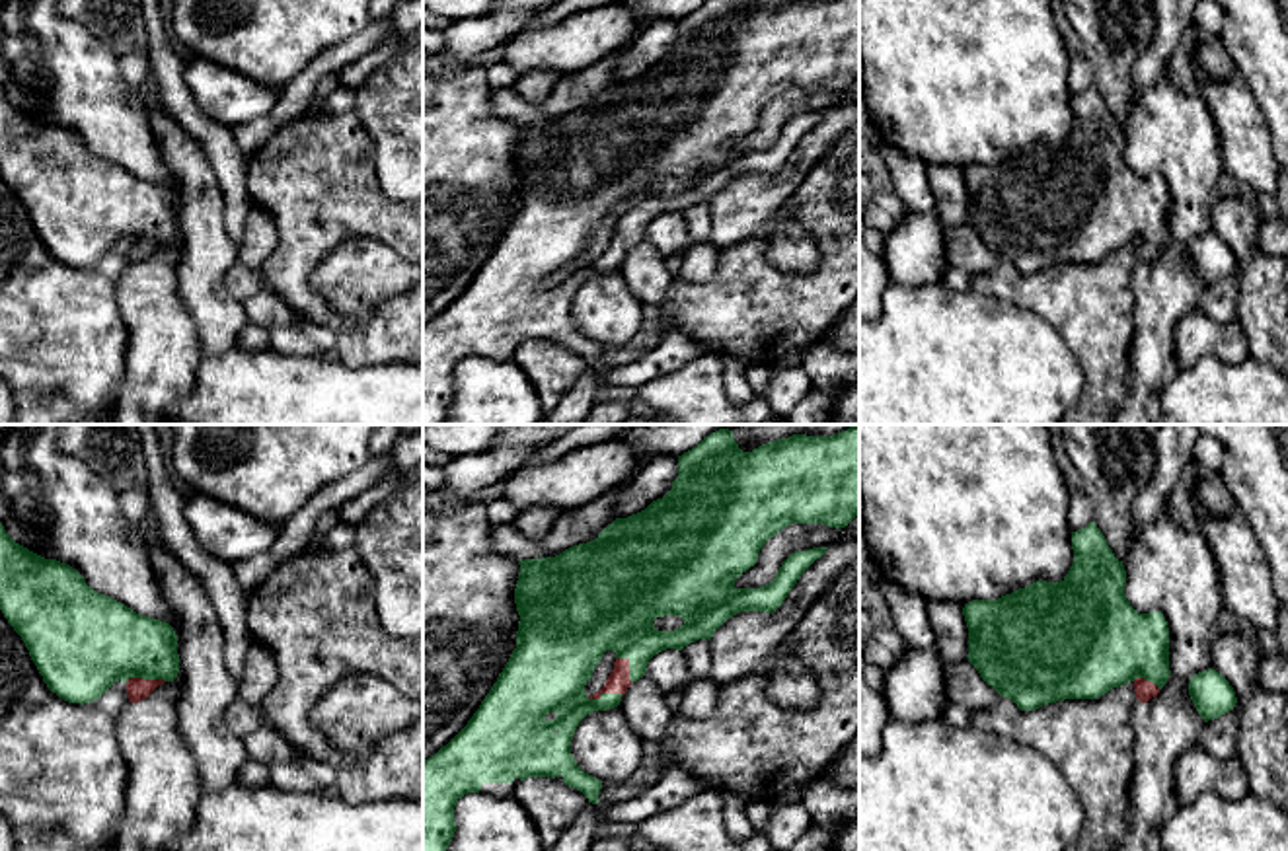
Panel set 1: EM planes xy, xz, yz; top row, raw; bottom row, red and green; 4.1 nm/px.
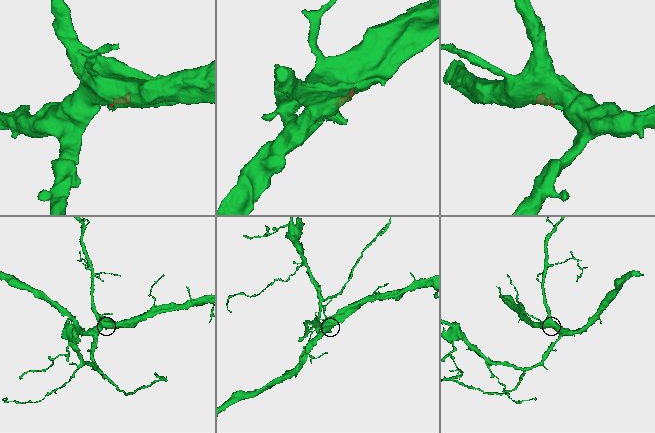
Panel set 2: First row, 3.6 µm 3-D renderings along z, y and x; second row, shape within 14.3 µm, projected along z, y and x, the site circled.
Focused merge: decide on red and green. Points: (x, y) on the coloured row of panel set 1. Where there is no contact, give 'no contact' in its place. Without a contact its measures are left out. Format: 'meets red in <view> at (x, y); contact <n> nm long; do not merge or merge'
meets red in xy at (147, 680); contact 180 nm long; merge

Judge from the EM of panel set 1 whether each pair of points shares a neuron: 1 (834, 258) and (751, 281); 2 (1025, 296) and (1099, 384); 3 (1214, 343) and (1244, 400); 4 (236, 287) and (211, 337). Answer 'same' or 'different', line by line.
1: same
2: same
3: different
4: different

